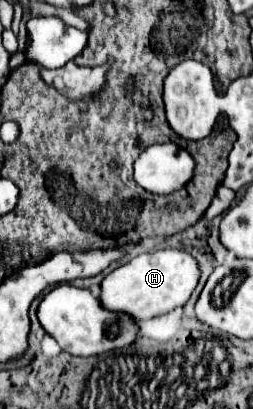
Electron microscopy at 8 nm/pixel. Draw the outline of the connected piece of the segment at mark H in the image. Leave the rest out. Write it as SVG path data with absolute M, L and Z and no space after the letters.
M163 249L155 253L143 253L125 265L113 269L101 283L99 301L113 313L129 313L135 323L183 307L191 297L199 281L197 261L179 249Z

